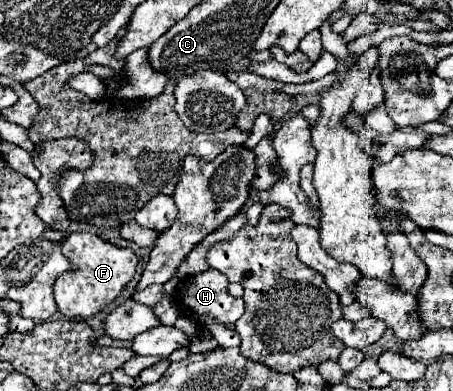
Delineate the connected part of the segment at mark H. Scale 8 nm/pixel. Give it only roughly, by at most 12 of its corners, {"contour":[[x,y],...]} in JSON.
{"contour":[[209,269],[175,291],[181,317],[205,329],[205,317],[233,325],[242,297],[227,293],[227,279]]}

